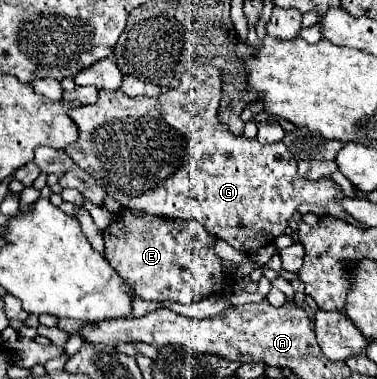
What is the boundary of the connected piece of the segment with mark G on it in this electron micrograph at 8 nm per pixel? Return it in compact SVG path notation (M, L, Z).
M193 66L185 74L179 88L159 98L129 98L121 90L101 90L95 104L69 110L71 120L79 126L79 140L65 148L67 156L89 172L123 208L153 216L197 220L209 228L209 232L245 254L273 244L275 238L285 232L299 204L325 206L335 198L335 184L331 178L307 180L297 174L297 160L283 142L259 144L255 138L233 136L229 132L217 116L223 76L215 66Z

